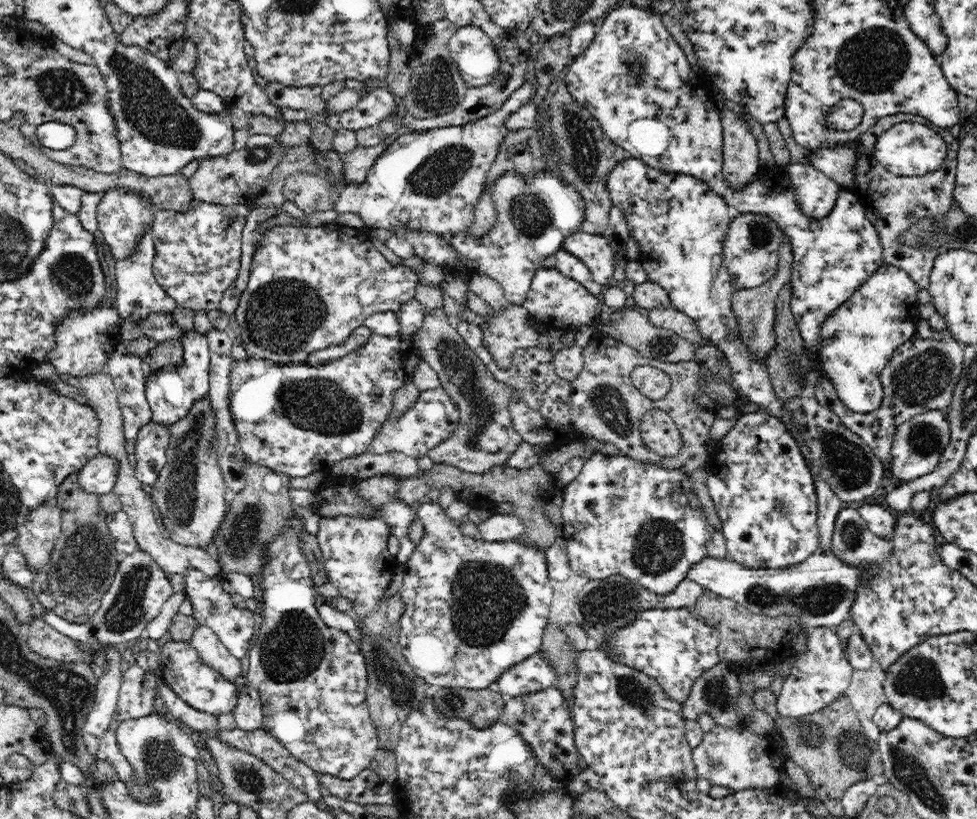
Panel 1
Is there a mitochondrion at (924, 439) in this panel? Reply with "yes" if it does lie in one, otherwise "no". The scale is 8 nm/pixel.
yes

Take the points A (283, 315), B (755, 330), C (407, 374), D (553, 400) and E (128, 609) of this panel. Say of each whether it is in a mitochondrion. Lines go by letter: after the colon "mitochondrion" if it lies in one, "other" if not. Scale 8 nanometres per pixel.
A: mitochondrion
B: mitochondrion
C: other
D: other
E: mitochondrion

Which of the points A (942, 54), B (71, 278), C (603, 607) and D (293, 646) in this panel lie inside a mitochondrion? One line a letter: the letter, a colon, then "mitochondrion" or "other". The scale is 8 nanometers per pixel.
A: other
B: mitochondrion
C: mitochondrion
D: mitochondrion

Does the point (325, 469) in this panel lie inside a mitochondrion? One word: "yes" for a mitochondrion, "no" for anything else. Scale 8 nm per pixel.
no

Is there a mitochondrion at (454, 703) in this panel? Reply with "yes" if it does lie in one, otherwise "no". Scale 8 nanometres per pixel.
yes

